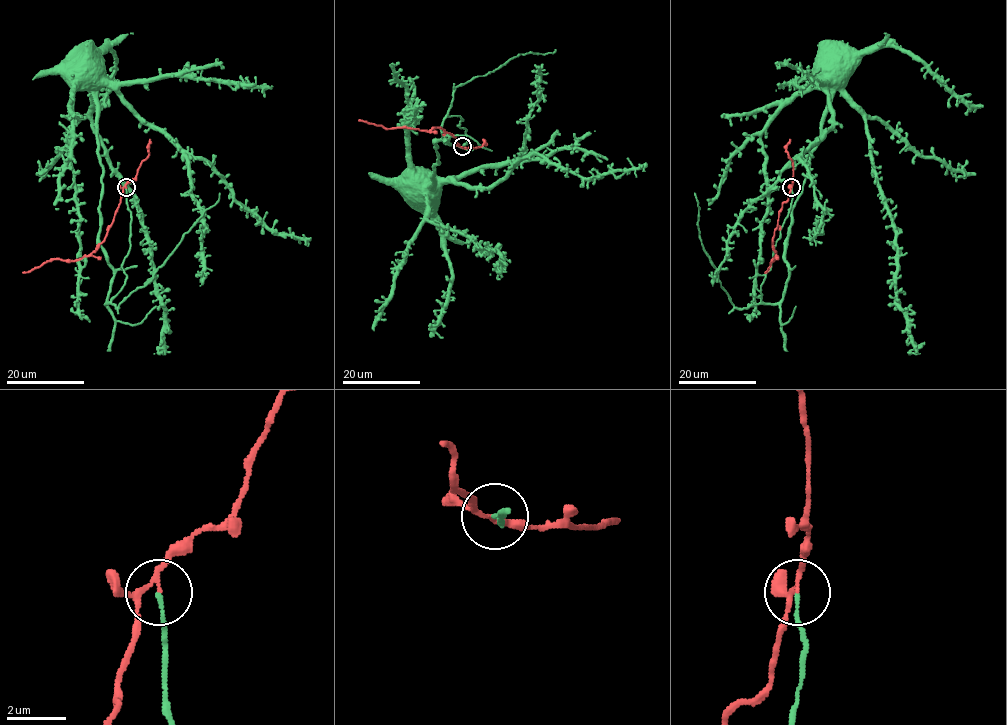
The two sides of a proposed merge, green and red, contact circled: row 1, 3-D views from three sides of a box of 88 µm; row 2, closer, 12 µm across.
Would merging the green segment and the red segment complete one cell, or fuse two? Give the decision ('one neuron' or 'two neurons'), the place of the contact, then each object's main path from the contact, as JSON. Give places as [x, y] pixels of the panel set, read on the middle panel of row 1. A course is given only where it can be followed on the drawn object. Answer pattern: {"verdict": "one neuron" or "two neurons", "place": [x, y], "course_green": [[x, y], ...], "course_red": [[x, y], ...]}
{"verdict": "two neurons", "place": [462, 146], "course_green": [[462, 146], [462, 120], [447, 116], [449, 143], [434, 142], [427, 217], [495, 251], [500, 267], [490, 274]], "course_red": [[462, 146], [441, 128], [429, 131], [386, 129], [358, 120]]}

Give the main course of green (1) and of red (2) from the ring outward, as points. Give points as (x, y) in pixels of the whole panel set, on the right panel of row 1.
1: (791, 187), (764, 303), (782, 297), (791, 209), (838, 90), (865, 124), (897, 245), (896, 300), (919, 354)
2: (791, 187), (788, 199), (782, 204), (773, 238), (776, 255), (765, 273)

